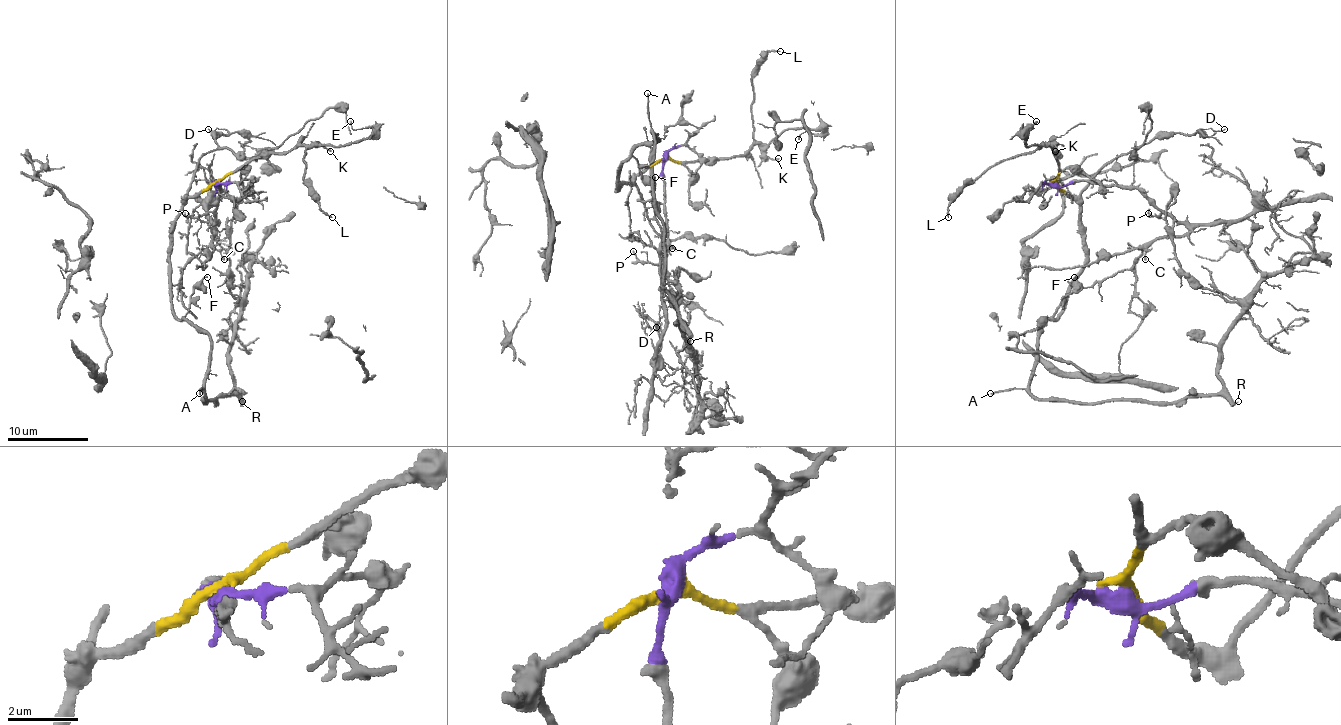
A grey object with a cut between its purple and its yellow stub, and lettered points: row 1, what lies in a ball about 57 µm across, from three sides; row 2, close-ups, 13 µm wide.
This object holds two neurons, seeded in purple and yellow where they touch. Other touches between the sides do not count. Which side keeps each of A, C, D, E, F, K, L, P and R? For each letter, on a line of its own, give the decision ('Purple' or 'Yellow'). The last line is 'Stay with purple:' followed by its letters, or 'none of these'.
A: Yellow
C: Purple
D: Yellow
E: Yellow
F: Yellow
K: Yellow
L: Yellow
P: Purple
R: Yellow
Stay with purple: C, P

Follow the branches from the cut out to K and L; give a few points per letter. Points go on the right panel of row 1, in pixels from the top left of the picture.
K: (1055, 182), (1059, 174), (1057, 158), (1053, 150), (1041, 146), (1053, 144), (1055, 152)
L: (1055, 182), (1059, 174), (1055, 154), (1045, 146), (1037, 148), (996, 162), (968, 184), (947, 208), (947, 217)

